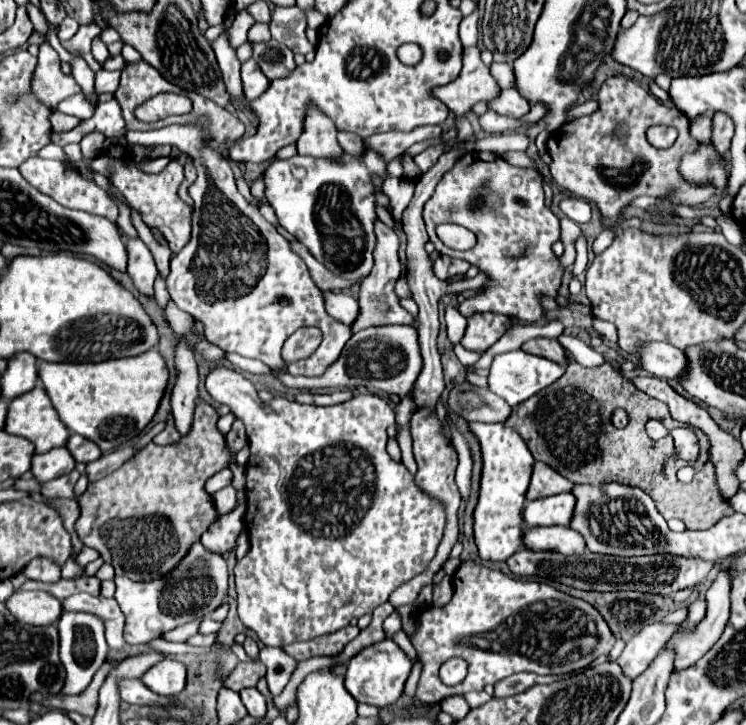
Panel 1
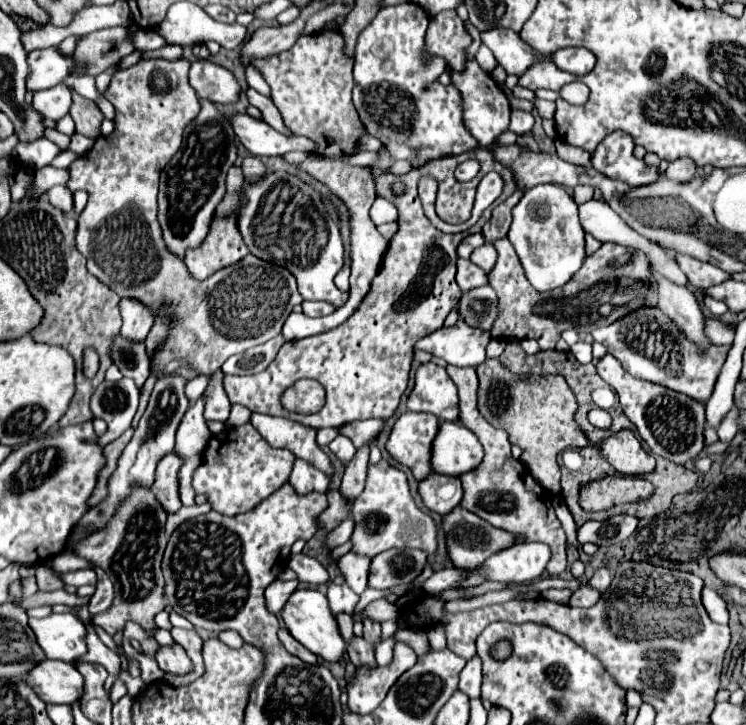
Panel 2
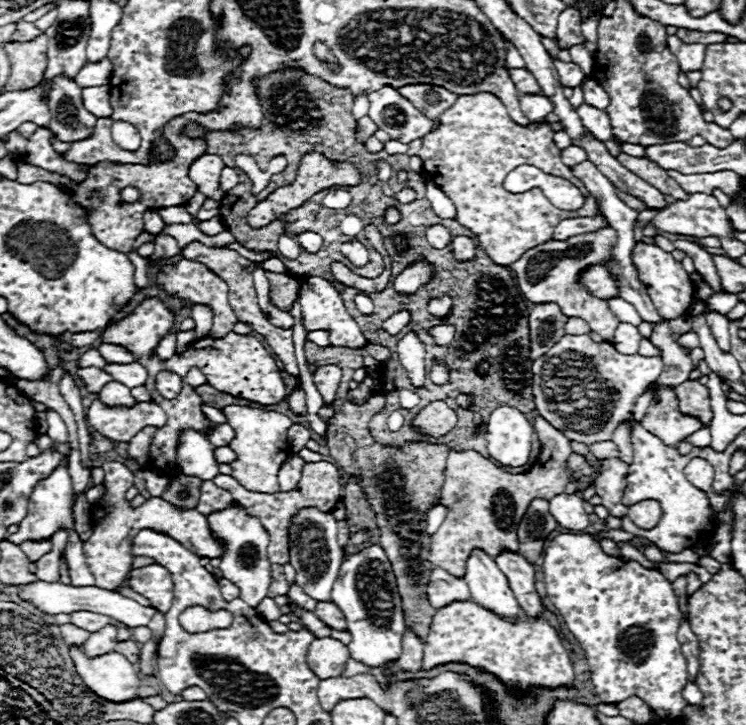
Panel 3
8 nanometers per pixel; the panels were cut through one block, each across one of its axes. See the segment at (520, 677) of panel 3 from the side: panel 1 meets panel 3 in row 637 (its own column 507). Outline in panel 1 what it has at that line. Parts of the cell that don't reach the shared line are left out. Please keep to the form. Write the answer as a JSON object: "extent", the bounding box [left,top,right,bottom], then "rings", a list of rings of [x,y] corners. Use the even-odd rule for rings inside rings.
{"extent":[468,424,534,560],"rings":[[[468,424],[472,434],[480,442],[482,450],[482,476],[480,494],[474,508],[474,538],[484,560],[508,560],[522,548],[522,508],[526,500],[526,488],[532,474],[534,458],[518,432],[504,424]]]}

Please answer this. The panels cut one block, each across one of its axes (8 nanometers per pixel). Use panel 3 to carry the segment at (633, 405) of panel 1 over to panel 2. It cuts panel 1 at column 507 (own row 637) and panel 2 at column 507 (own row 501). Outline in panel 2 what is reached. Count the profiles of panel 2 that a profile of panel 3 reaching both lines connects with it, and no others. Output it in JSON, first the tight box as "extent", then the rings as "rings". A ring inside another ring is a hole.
{"extent":[478,358,590,492],"rings":[[[486,358],[478,368],[478,410],[496,428],[508,432],[510,442],[522,448],[522,462],[532,476],[550,492],[560,490],[561,471],[557,456],[566,448],[590,446],[590,438],[576,424],[574,414],[578,402],[568,388],[564,376],[516,376],[498,358]],[[486,378],[486,380],[484,380]],[[512,396],[512,398],[510,398]]]}

